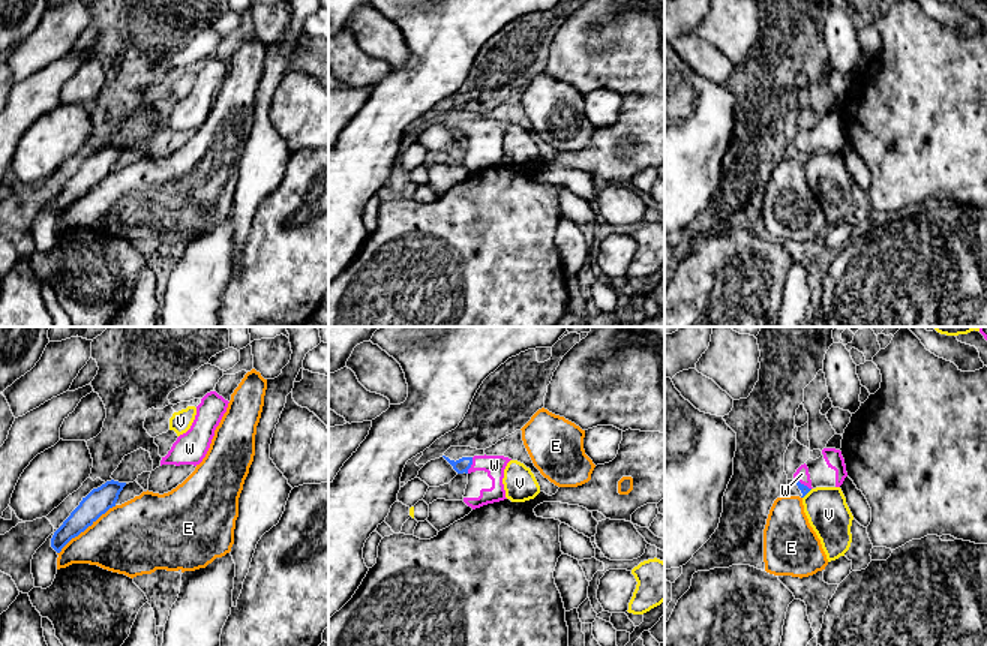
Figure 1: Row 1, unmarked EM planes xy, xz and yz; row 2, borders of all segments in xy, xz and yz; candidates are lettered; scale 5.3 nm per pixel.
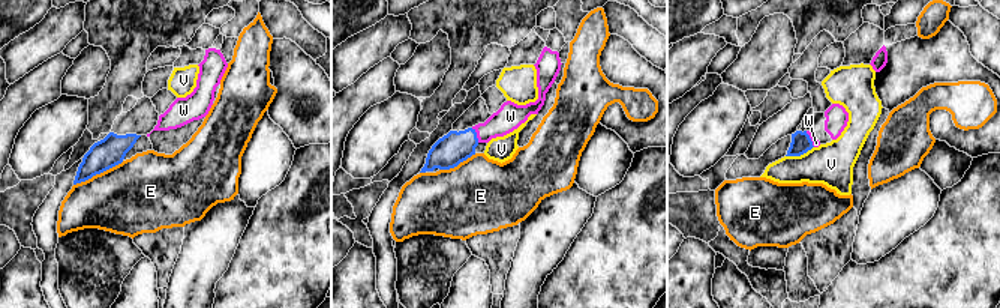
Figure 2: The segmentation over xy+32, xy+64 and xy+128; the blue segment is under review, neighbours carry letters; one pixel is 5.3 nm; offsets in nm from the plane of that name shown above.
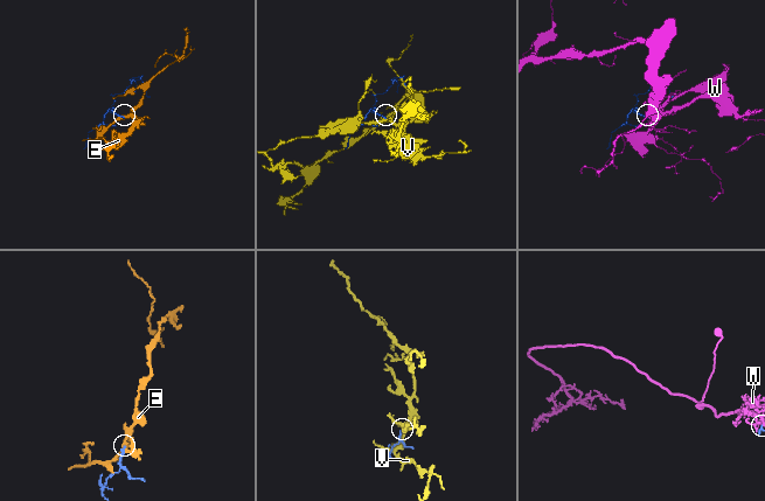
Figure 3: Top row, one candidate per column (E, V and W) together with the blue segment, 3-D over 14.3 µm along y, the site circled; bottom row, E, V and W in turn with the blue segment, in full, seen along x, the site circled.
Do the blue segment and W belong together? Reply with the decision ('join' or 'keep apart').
join

